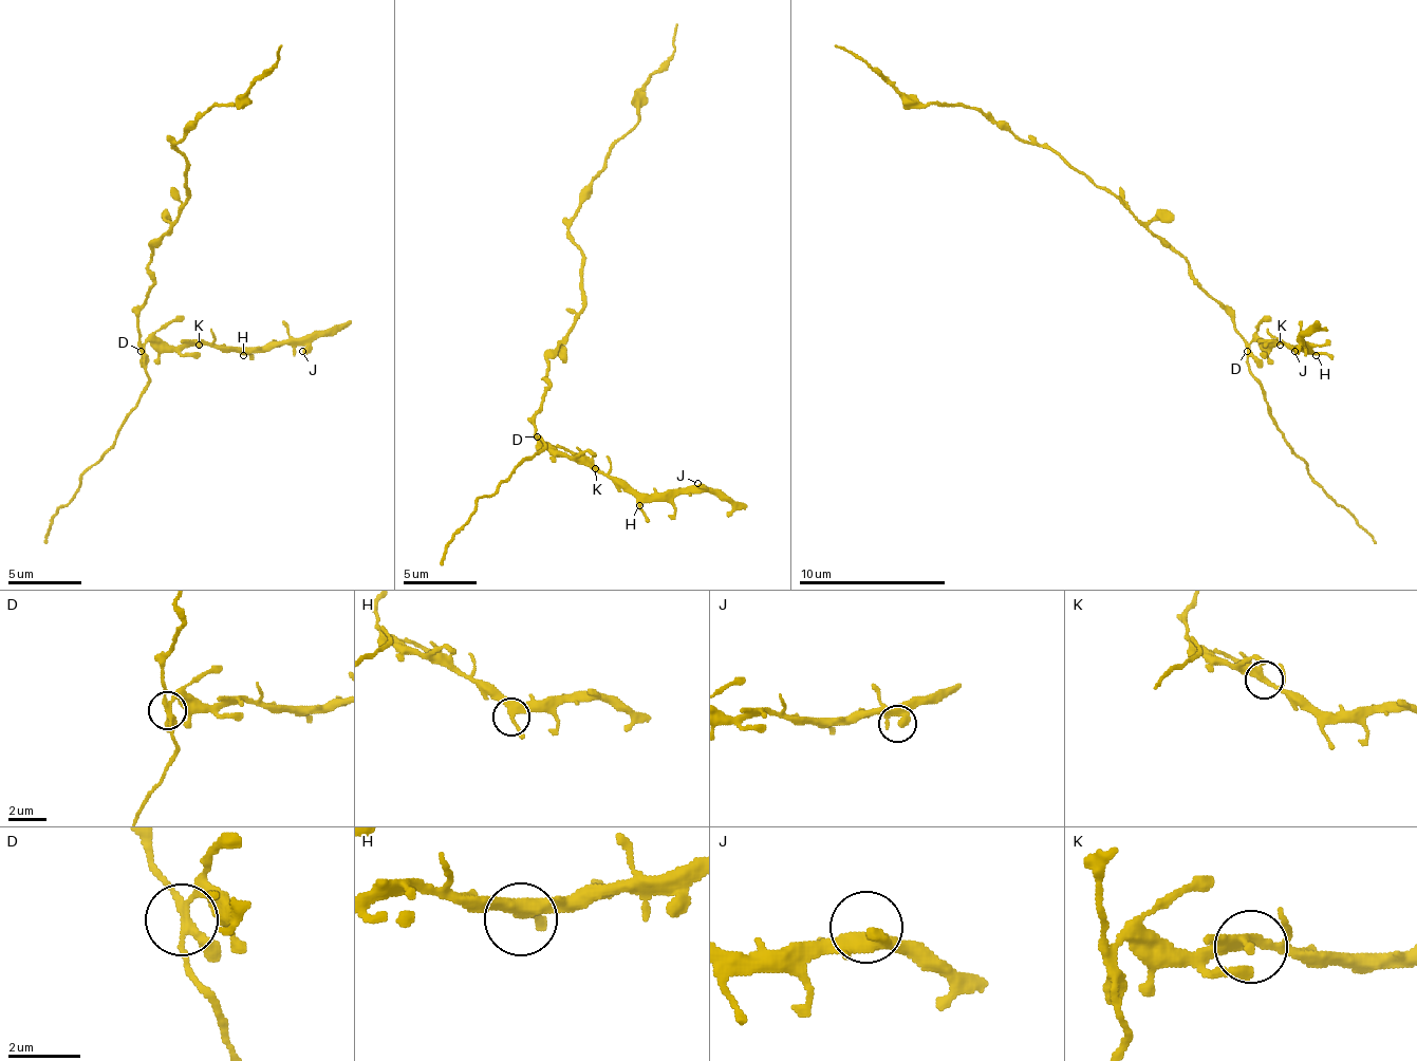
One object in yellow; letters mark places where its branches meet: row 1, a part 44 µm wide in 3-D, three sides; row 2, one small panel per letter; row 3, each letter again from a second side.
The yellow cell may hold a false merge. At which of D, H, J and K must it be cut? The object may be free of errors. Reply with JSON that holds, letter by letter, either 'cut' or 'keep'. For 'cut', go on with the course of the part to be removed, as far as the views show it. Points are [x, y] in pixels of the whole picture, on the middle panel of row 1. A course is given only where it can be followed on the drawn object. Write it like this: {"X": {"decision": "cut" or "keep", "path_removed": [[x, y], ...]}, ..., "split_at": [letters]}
{"D": {"decision": "cut", "path_removed": [[536, 435], [546, 354], [583, 306], [583, 255], [569, 229], [675, 49], [675, 23]]}, "H": {"decision": "keep"}, "J": {"decision": "keep"}, "K": {"decision": "keep"}, "split_at": ["D"]}

